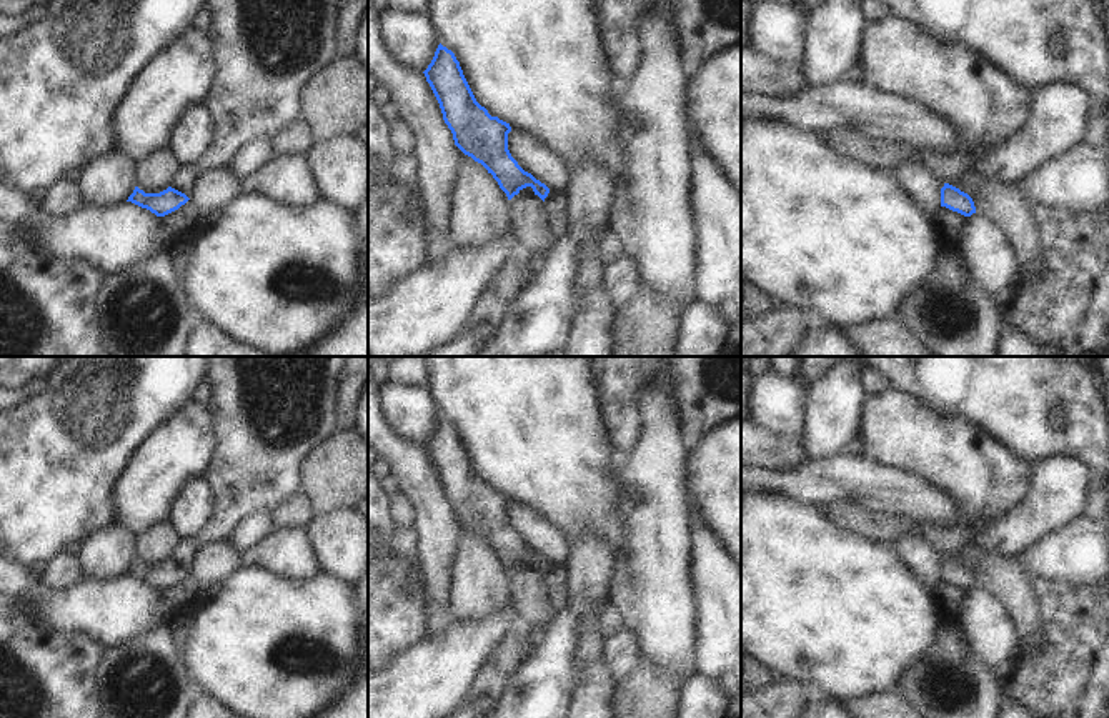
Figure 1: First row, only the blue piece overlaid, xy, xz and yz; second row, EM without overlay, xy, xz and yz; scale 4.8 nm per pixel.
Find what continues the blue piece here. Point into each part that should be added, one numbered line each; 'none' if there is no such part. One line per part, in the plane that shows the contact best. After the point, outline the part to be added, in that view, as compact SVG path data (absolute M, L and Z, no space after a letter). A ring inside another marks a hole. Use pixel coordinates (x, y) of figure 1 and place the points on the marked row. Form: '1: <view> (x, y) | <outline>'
1: xy (184, 180) | M195 165L180 167L180 170L173 177L170 187L185 193L191 200L193 185L195 185L198 175L200 175L200 172Z

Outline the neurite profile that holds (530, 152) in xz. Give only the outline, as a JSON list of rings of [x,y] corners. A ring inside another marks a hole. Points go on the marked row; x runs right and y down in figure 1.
[[[511,130],[508,133],[508,150],[525,172],[531,173],[550,190],[566,190],[569,168],[538,137]]]

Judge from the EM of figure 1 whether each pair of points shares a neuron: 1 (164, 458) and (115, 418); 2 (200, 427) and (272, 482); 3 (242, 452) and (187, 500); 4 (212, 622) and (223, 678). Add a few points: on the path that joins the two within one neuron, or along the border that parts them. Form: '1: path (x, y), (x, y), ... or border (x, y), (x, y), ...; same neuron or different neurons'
1: border (174, 415), (162, 422), (134, 450), (120, 472); different neurons
2: border (207, 407), (215, 447), (202, 475); different neurons
3: border (202, 477), (213, 498), (213, 513), (207, 522); different neurons
4: path (223, 635), (223, 665); same neuron

